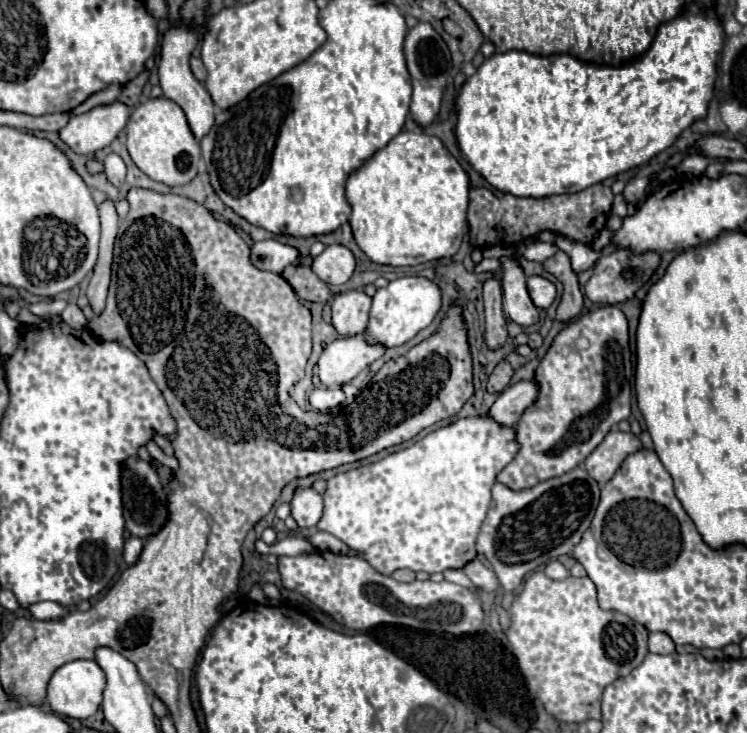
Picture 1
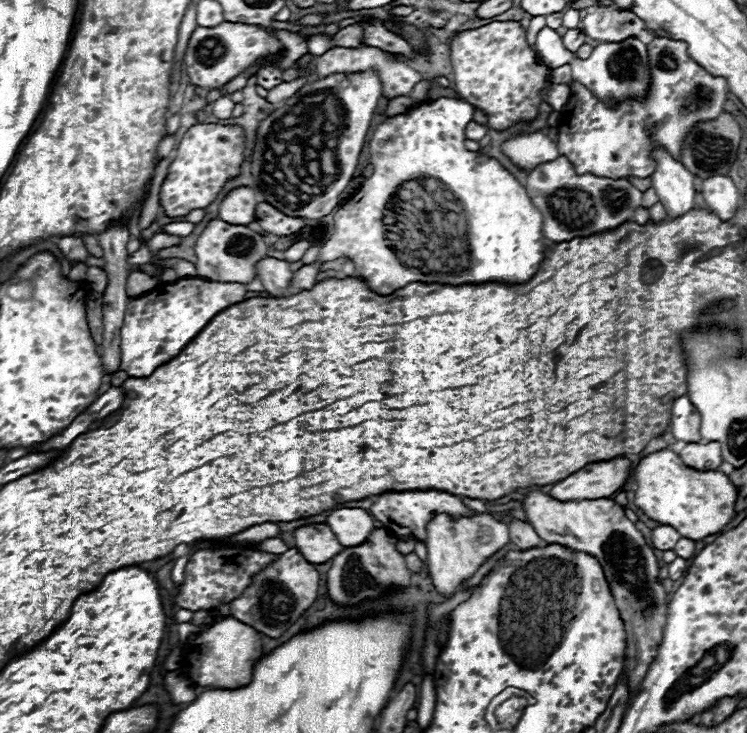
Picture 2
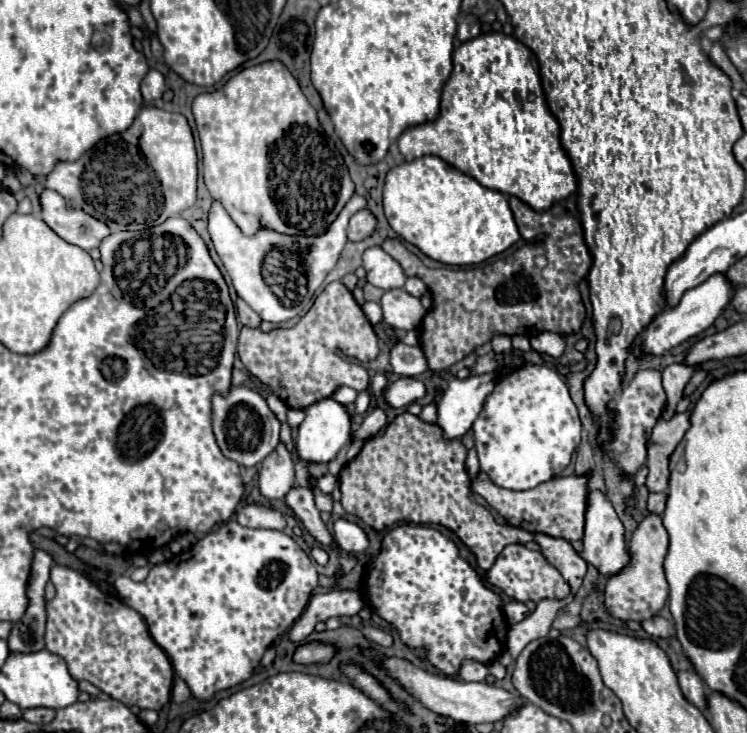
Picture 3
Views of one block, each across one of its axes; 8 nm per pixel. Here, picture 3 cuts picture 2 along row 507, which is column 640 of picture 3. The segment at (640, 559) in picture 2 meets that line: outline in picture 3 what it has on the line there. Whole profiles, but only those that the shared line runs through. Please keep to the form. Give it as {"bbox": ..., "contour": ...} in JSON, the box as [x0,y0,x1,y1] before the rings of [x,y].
{"bbox":[604,514,668,622],"contour":[[[648,514],[638,528],[632,534],[630,540],[630,554],[632,562],[630,566],[624,568],[618,576],[608,578],[604,598],[606,598],[606,608],[612,616],[620,620],[636,620],[642,622],[646,618],[652,618],[668,600],[668,582],[664,578],[664,558],[668,554],[668,532],[662,524],[660,514]]]}

